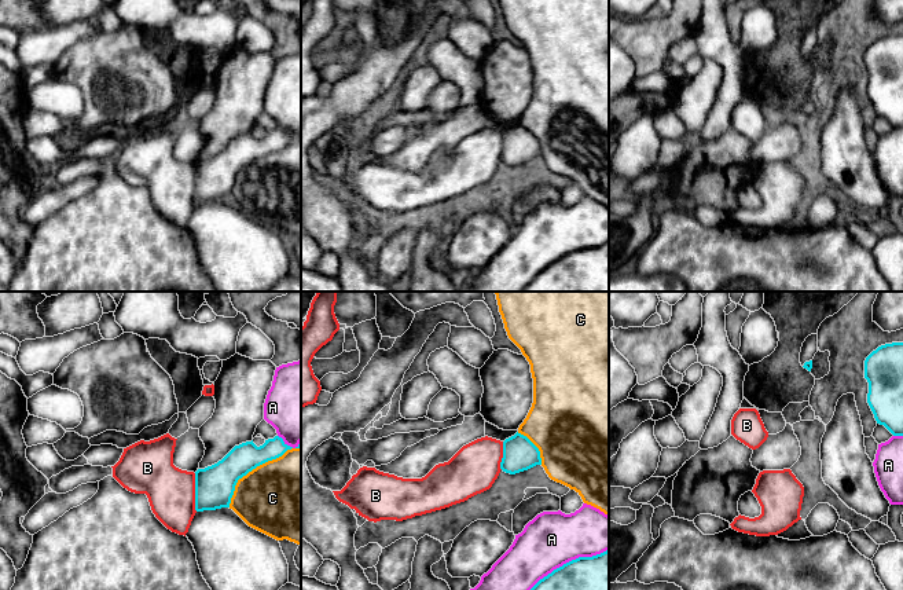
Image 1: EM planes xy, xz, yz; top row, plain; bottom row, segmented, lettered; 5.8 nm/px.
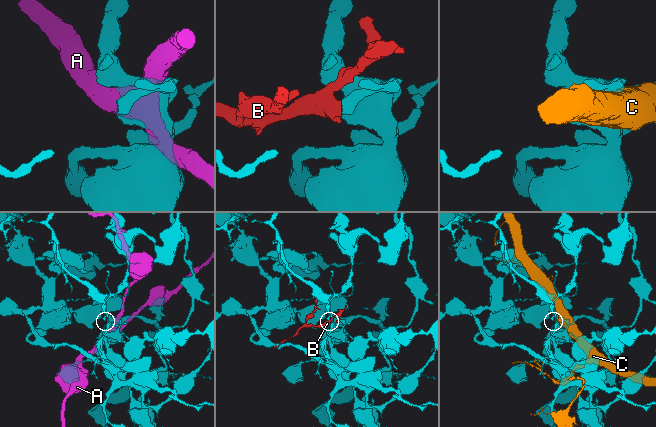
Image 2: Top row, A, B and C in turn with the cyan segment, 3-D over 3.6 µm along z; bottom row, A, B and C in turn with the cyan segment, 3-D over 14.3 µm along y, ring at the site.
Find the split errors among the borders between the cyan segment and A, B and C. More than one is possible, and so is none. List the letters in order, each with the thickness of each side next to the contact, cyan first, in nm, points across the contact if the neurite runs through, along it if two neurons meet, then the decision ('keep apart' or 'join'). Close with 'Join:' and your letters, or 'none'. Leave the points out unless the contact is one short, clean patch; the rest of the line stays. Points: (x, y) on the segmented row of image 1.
A: 220/320 nm | keep apart
B: 240/280 nm | along xy (194, 473), (194, 508), (197, 510) | keep apart
C: 240/480 nm | keep apart
Join: none

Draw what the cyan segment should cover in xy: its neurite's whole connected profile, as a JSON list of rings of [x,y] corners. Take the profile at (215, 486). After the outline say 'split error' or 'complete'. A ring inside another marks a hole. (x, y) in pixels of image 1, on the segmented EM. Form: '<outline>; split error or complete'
[[[279,436],[265,440],[260,447],[252,440],[235,446],[217,463],[198,469],[195,472],[195,510],[230,507],[239,479],[291,448]]]; complete

